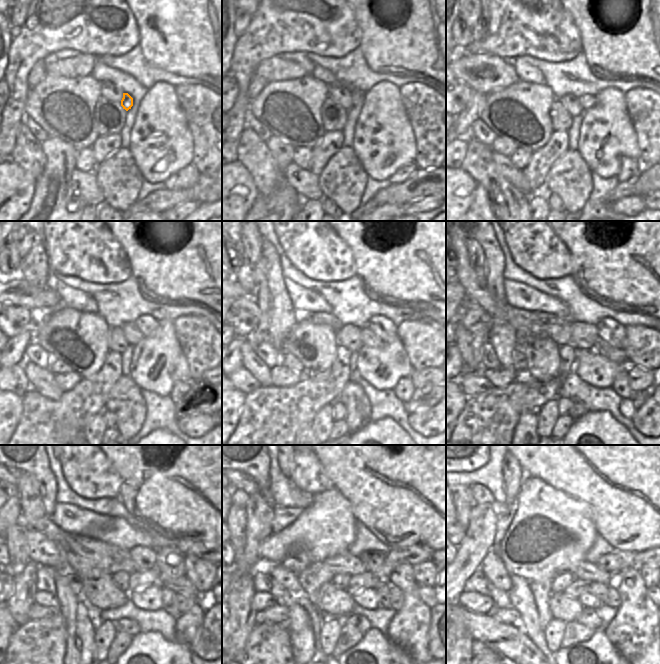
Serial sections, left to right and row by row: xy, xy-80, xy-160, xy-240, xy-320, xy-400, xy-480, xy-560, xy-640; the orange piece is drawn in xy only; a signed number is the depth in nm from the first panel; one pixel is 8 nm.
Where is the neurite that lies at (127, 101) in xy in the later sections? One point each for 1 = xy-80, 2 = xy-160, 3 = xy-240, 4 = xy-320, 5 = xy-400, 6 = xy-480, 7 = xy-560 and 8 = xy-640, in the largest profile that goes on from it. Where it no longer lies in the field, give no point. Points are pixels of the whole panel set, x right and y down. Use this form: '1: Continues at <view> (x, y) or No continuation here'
1: Continues at xy-80 (355, 95)
2: Continues at xy-160 (587, 101)
3: Continues at xy-240 (147, 324)
4: Continues at xy-320 (384, 328)
5: Continues at xy-400 (611, 331)
6: Continues at xy-480 (170, 561)
7: Continues at xy-560 (409, 628)
8: Continues at xy-640 (634, 631).

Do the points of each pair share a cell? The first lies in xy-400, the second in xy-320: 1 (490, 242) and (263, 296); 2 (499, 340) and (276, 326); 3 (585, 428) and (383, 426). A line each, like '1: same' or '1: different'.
1: different
2: same
3: same

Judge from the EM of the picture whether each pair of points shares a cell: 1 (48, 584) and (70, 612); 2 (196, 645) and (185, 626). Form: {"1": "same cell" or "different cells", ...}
{"1": "different cells", "2": "different cells"}

